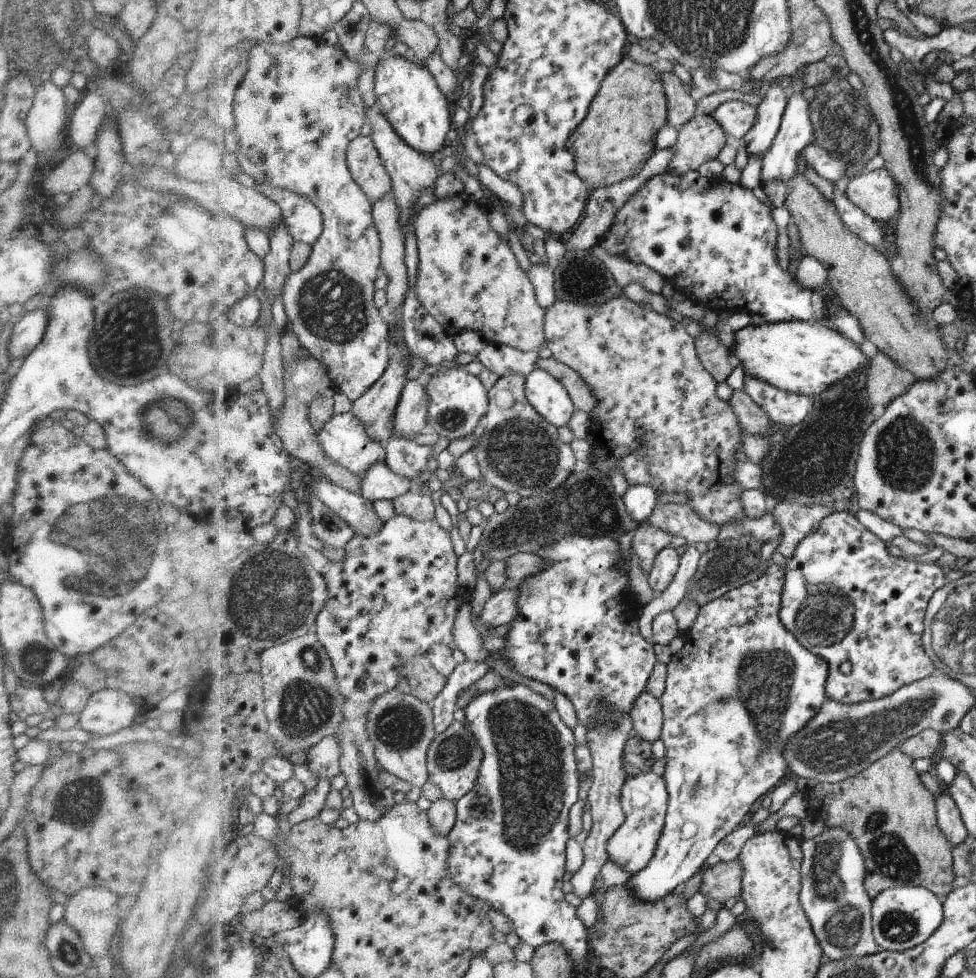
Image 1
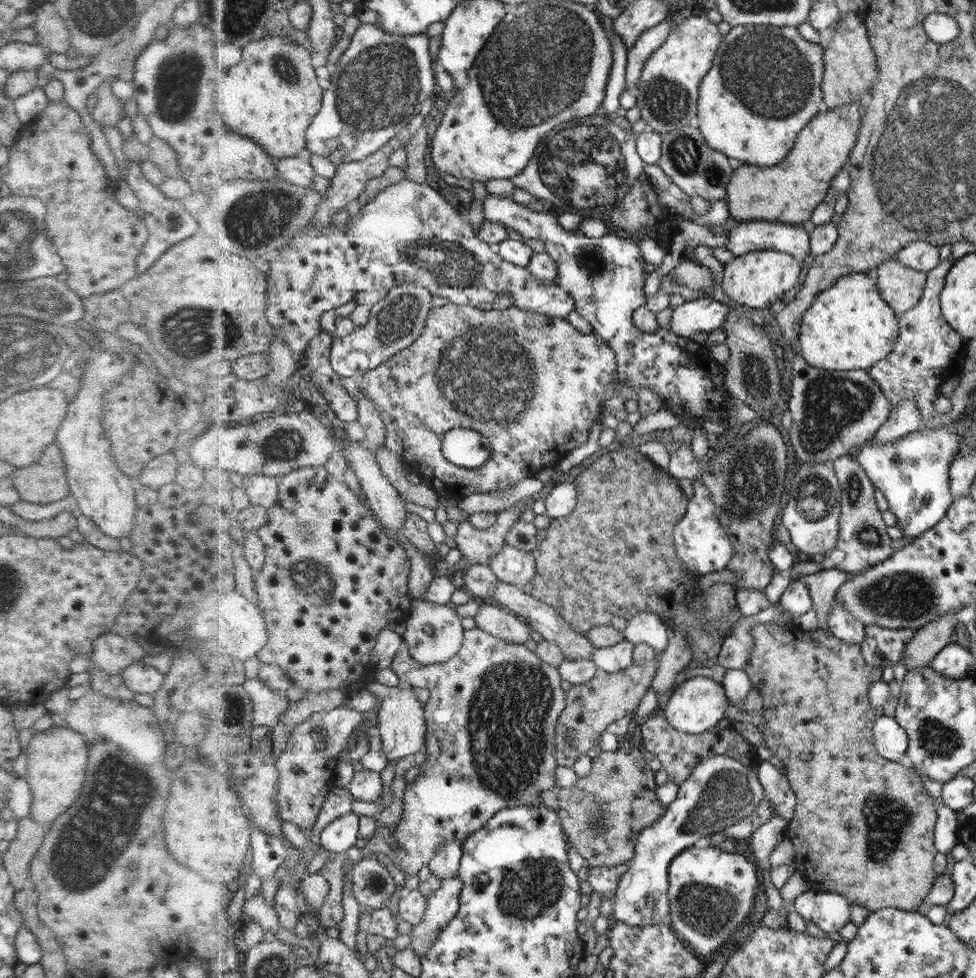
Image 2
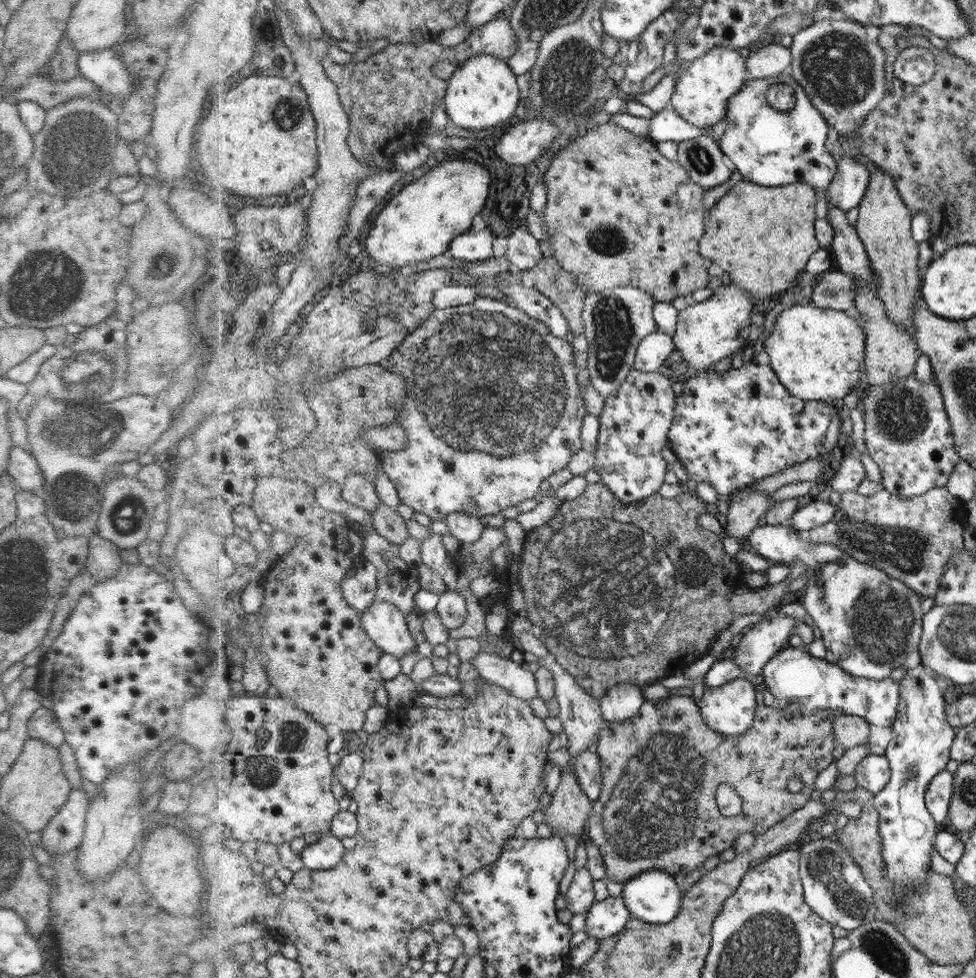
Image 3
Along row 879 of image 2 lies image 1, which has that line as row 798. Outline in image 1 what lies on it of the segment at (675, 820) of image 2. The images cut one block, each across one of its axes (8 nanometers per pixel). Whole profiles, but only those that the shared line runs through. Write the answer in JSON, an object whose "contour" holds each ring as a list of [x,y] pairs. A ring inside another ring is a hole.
{"contour":[[[652,771],[625,779],[621,789],[621,806],[625,814],[625,823],[609,839],[609,860],[622,866],[631,876],[646,869],[657,851],[657,843],[665,828],[668,814],[669,792],[663,776]]]}

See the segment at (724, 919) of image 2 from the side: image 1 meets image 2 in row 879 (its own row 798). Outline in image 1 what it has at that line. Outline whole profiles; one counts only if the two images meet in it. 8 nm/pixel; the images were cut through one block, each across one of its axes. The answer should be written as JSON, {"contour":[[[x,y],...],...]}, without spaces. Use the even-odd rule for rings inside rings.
{"contour":[[[770,564],[761,578],[752,583],[730,590],[720,598],[707,603],[699,608],[699,616],[685,635],[684,647],[675,654],[673,661],[667,664],[667,678],[665,692],[660,699],[663,707],[664,724],[661,740],[665,745],[666,771],[663,778],[669,792],[668,814],[665,818],[665,828],[662,830],[661,839],[657,843],[657,851],[646,869],[631,876],[628,880],[633,894],[644,901],[655,902],[668,894],[680,890],[683,884],[692,878],[704,865],[708,856],[713,853],[718,842],[734,831],[734,828],[744,820],[750,806],[764,794],[778,784],[778,780],[786,774],[788,762],[784,758],[785,746],[820,712],[826,700],[825,686],[828,684],[829,666],[825,659],[814,655],[808,648],[798,642],[781,622],[781,601],[785,589],[785,568],[778,564]]]}

